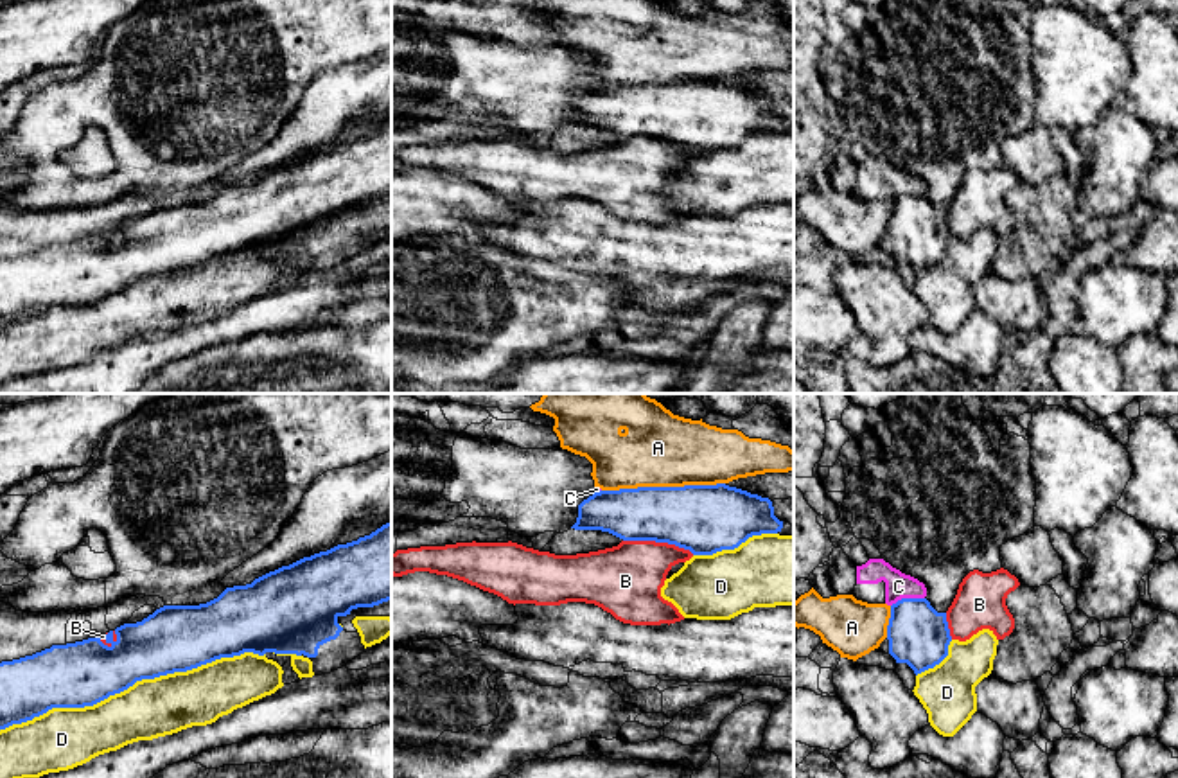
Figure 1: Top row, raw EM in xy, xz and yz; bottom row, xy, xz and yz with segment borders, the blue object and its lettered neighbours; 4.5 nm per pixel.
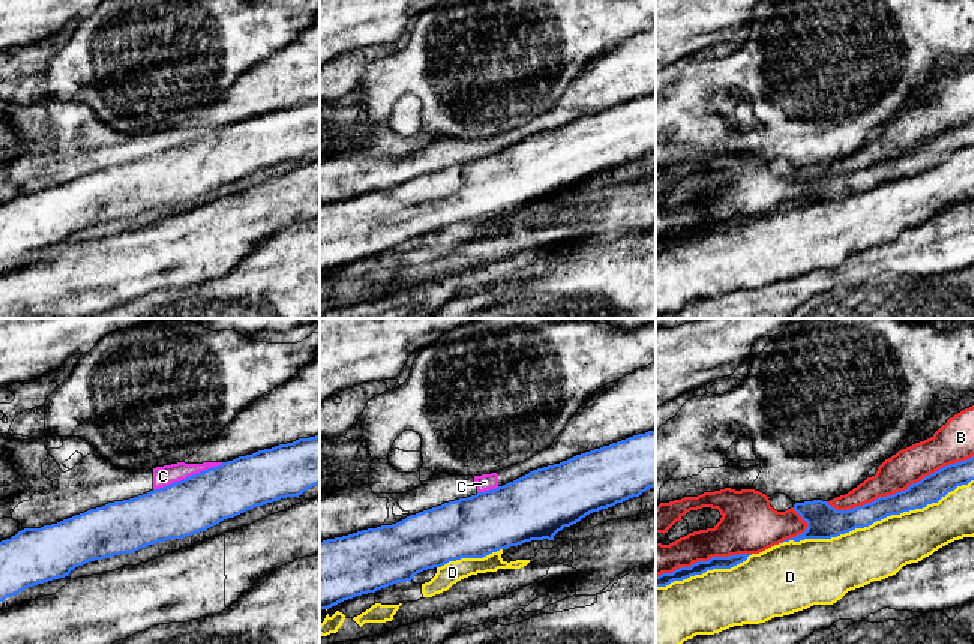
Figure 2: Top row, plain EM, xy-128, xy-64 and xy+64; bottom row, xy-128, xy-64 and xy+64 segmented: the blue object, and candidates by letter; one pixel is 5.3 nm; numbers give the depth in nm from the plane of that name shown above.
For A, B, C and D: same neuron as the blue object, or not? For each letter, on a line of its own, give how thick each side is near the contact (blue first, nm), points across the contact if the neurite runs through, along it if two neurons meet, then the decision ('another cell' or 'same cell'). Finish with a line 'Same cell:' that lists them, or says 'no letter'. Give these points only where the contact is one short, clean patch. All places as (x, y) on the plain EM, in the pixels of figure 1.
A: 300/340 nm | another cell
B: 300/320 nm | another cell
C: 280/120 nm | another cell
D: 300/260 nm | another cell
Same cell: no letter

